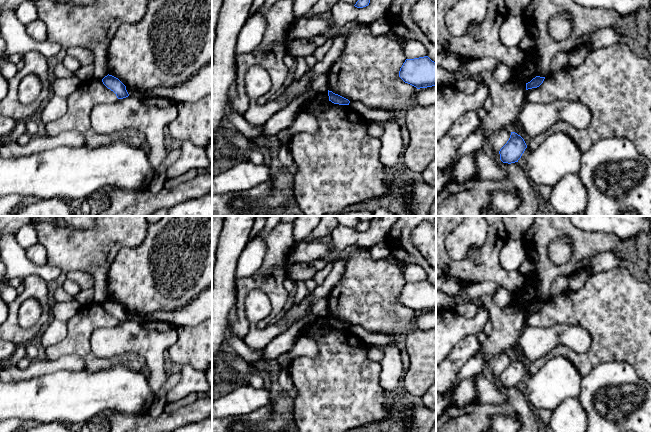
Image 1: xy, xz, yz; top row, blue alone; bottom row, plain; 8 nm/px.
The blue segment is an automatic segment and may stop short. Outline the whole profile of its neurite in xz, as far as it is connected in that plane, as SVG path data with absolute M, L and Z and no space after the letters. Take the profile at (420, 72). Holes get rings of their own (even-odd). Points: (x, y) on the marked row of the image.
M428 56L406 59L399 77L417 89L436 86L436 62Z

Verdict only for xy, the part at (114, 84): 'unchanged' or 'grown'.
unchanged

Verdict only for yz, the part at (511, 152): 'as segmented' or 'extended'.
as segmented

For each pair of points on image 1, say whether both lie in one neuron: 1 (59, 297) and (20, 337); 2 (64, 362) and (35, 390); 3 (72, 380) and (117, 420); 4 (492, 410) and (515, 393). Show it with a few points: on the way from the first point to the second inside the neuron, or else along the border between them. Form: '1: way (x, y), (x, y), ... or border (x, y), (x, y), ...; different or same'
1: border (50, 292), (53, 302); different
2: border (77, 370), (54, 371), (31, 378); different
3: border (115, 411), (103, 409), (95, 415); different
4: way (499, 409), (505, 408), (513, 400); same

